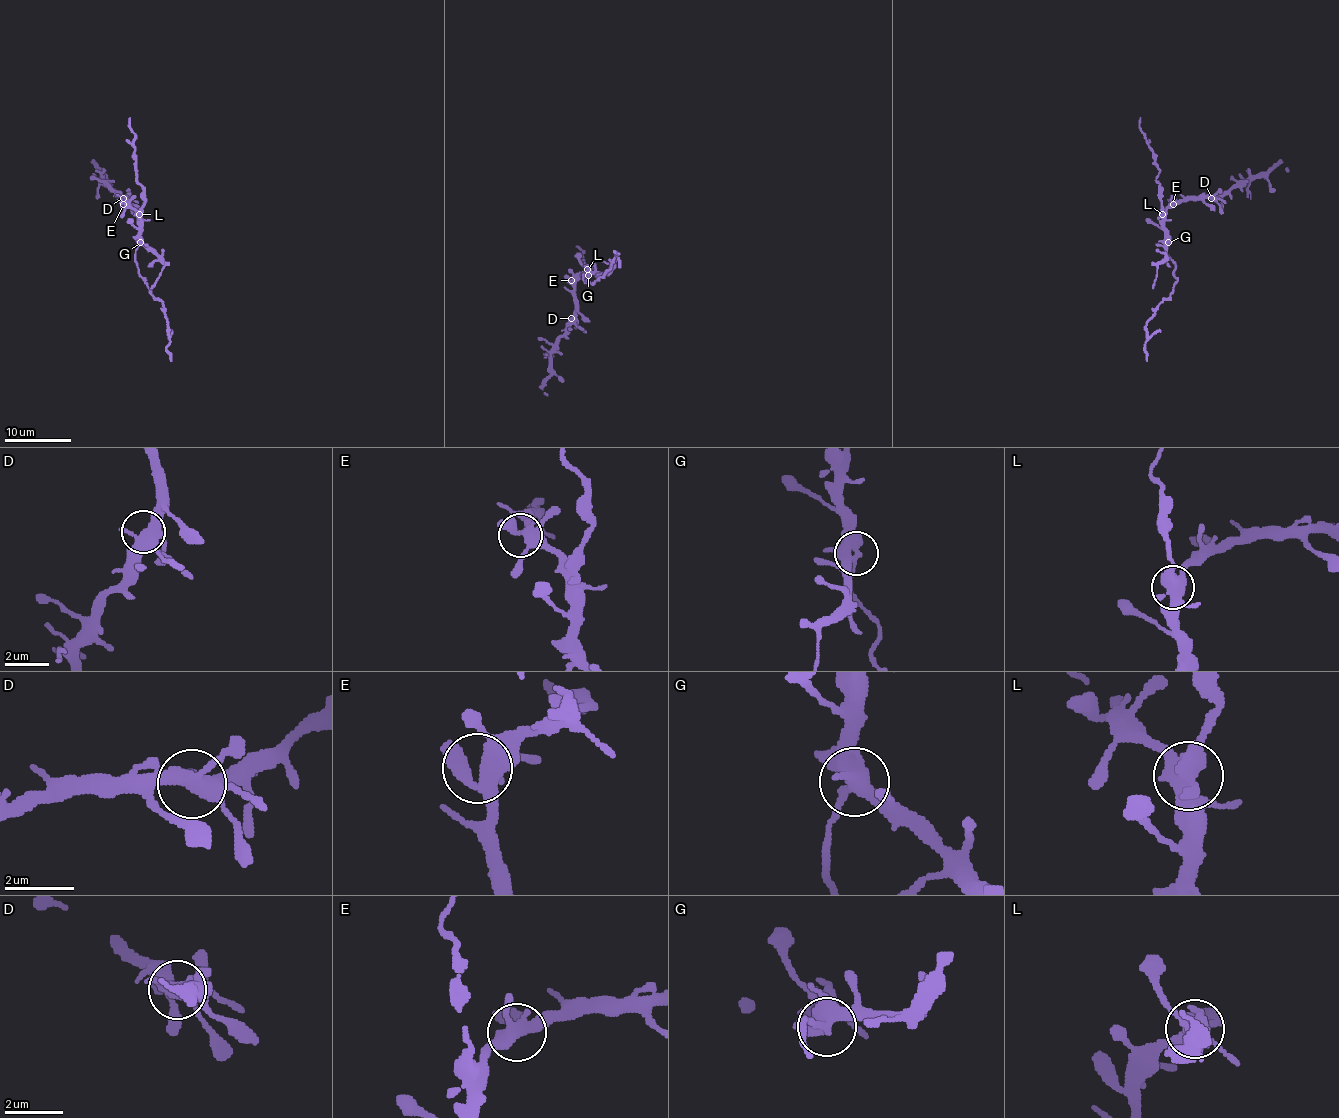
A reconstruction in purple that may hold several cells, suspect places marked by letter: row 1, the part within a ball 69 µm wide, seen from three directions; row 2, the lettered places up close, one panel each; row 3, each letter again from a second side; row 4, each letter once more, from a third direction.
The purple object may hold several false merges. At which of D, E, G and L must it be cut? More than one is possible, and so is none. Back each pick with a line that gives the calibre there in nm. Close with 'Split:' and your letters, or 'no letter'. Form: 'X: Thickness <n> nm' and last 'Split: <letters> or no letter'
G: Thickness 440 nm
L: Thickness 480 nm
Split: G, L

